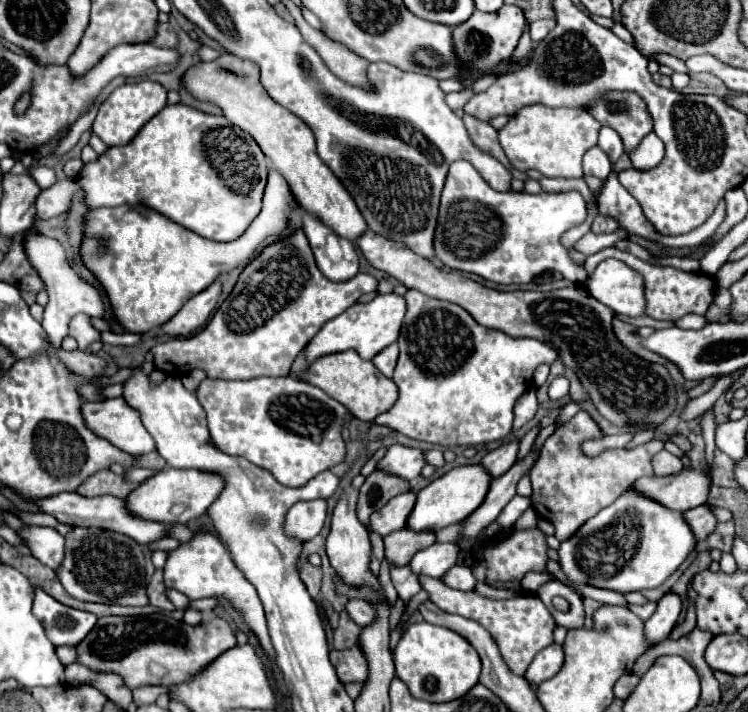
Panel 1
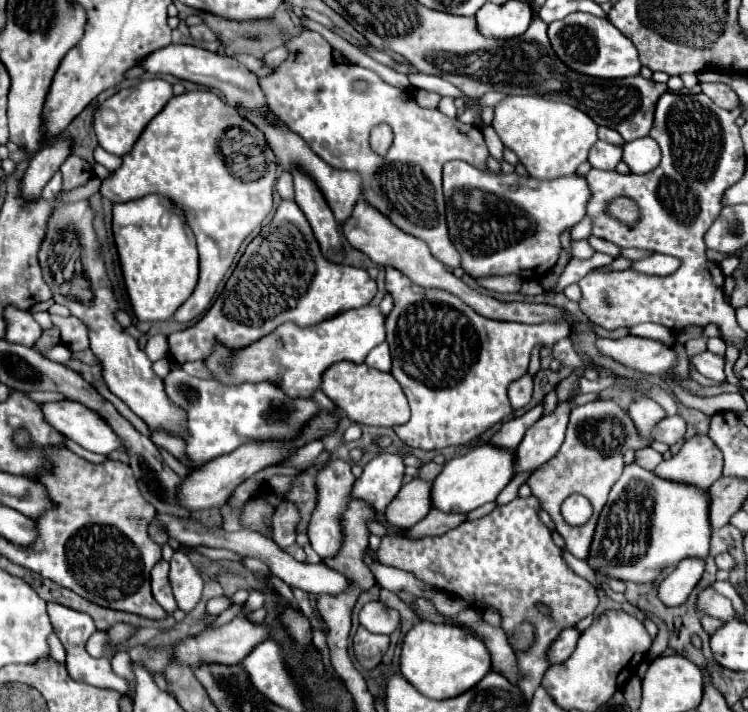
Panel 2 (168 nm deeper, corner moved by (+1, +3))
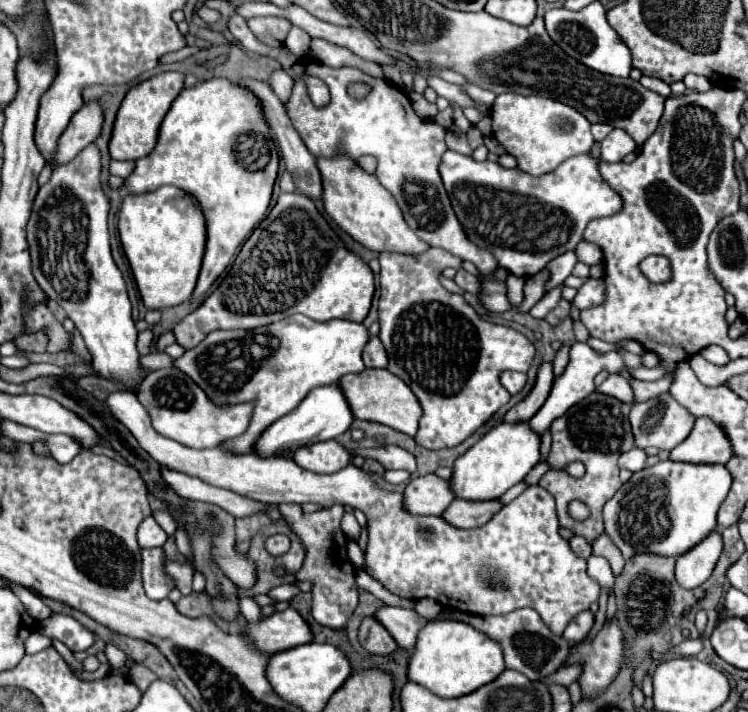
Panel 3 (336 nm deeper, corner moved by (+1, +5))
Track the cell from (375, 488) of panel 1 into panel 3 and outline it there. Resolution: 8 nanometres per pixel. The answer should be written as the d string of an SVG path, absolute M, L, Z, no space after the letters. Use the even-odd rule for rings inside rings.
M282 504L280 512L288 520L292 530L306 544L306 560L304 560L304 566L300 568L300 572L296 574L296 578L312 582L312 616L314 616L314 620L332 630L344 630L348 618L352 616L352 612L358 604L356 566L350 562L348 552L346 552L348 536L340 530L344 508L332 506L332 508L316 510L312 514L304 514L298 504Z

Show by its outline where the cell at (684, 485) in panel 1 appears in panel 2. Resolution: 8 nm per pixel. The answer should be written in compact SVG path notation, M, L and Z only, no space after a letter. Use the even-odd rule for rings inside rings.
M694 436L684 442L678 454L662 460L654 472L660 478L710 488L722 476L722 466L724 460L716 444L708 436Z

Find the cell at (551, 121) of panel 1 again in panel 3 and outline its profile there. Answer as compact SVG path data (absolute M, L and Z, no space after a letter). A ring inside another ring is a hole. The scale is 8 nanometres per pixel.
M498 94L490 116L496 140L518 160L518 168L532 176L552 172L560 162L578 154L588 154L594 146L590 122L580 112L558 100L542 96Z

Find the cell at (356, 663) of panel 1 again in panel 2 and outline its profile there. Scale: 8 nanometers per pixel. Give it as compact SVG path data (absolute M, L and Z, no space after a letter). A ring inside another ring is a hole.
M360 626L354 636L354 654L364 668L376 668L382 662L382 656L388 650L388 646L390 646L388 636L372 634L364 626Z

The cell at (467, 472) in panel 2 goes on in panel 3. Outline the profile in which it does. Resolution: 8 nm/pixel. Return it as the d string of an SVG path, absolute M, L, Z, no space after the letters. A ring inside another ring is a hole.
M498 424L488 434L484 434L466 454L462 454L452 468L450 488L456 498L462 500L496 500L508 488L522 482L522 478L538 464L540 458L540 438L528 426L520 424Z

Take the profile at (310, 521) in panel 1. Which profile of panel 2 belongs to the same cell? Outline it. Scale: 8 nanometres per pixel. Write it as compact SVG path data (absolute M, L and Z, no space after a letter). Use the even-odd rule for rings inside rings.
M282 502L276 508L274 522L272 522L272 540L280 548L288 548L296 542L296 526L300 522L298 510L292 502Z

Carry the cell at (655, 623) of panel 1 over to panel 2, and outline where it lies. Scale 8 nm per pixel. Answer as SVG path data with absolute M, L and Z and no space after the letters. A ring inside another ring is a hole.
M688 558L678 562L678 566L662 580L658 596L666 606L680 606L686 602L694 586L704 574L704 560Z

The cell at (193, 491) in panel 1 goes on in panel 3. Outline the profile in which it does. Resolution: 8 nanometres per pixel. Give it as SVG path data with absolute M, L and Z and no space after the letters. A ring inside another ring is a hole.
M330 384L324 388L314 388L302 400L302 404L296 408L296 412L286 414L284 418L276 420L262 432L262 436L254 444L254 454L262 456L262 458L286 458L286 456L294 454L298 448L334 440L336 436L344 434L350 428L352 420L354 420L354 416L348 408L348 402L336 384Z

